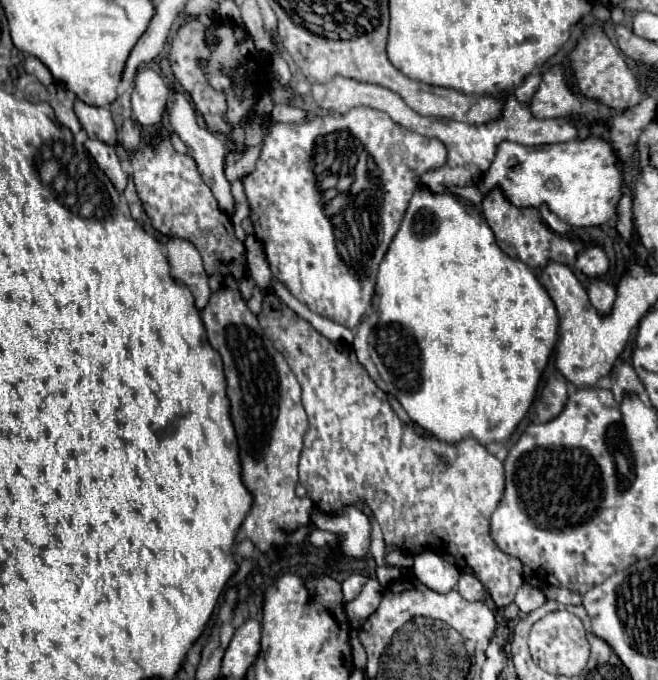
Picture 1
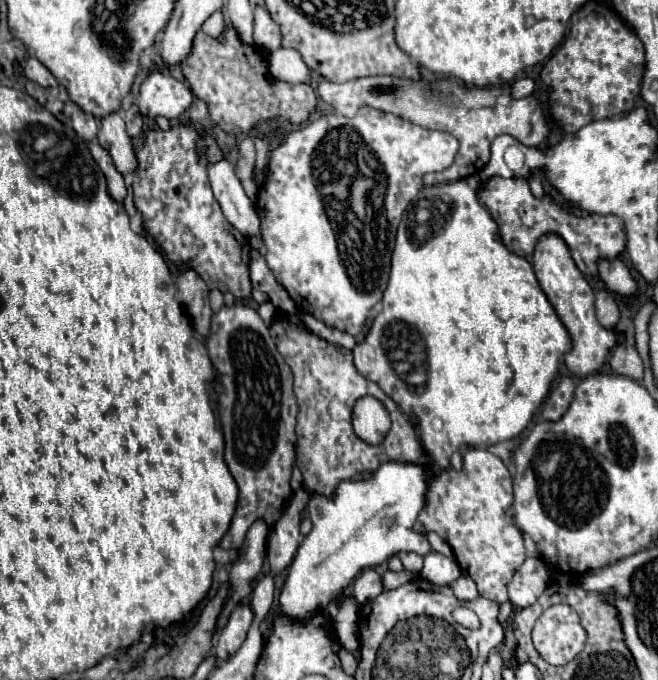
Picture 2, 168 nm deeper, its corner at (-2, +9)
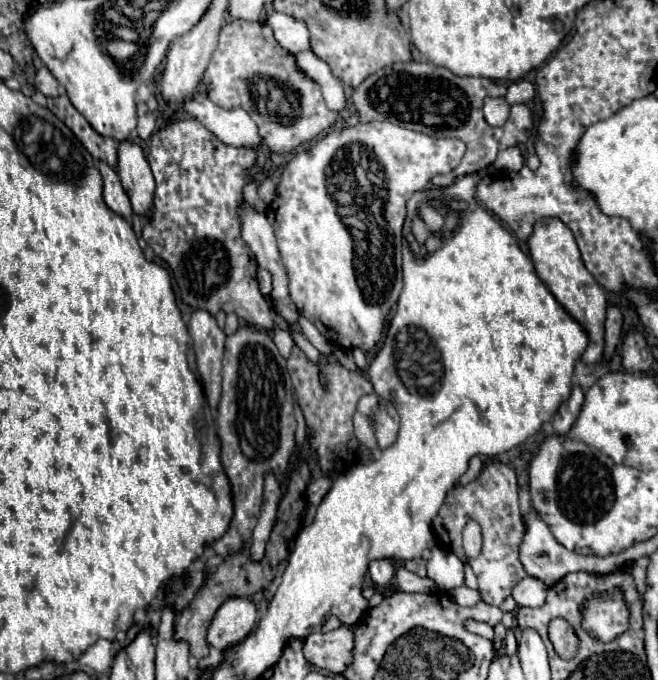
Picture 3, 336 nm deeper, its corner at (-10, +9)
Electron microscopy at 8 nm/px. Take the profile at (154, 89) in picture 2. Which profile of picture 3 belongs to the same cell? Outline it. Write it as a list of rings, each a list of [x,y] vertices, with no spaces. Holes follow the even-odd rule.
[[[196,93],[190,101],[176,109],[178,113],[192,115],[224,145],[230,147],[260,147],[258,127],[244,109],[222,109],[206,95]]]

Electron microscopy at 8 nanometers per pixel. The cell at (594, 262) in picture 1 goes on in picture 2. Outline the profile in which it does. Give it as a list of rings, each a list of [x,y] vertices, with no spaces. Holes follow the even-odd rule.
[[[600,259],[598,275],[606,283],[606,287],[620,295],[630,295],[636,291],[636,281],[620,259]]]

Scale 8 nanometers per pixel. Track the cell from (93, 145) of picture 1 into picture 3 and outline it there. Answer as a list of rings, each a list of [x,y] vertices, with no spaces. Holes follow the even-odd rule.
[[[98,163],[98,171],[104,179],[104,203],[108,205],[108,209],[112,209],[116,215],[124,217],[126,221],[132,219],[132,205],[130,205],[126,191],[120,185],[116,171],[112,171],[112,167],[108,167],[106,163]]]

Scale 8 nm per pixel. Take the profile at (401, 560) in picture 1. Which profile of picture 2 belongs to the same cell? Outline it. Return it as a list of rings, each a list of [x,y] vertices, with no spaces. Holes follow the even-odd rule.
[[[404,551],[404,553],[402,553],[402,563],[404,563],[404,569],[406,569],[406,571],[420,573],[422,557],[420,557],[420,555],[416,555],[416,553],[408,553],[408,551]]]

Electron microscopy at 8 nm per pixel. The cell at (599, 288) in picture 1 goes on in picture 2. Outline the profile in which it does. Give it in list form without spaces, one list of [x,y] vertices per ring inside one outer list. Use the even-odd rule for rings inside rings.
[[[600,289],[596,293],[596,317],[604,327],[614,327],[620,319],[618,305],[616,305],[612,293],[606,289]]]

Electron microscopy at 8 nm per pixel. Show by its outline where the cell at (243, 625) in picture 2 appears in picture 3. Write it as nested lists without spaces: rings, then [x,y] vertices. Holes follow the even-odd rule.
[[[230,597],[218,607],[208,627],[206,641],[222,651],[224,647],[230,647],[240,639],[244,639],[244,635],[252,631],[256,621],[258,621],[258,609],[250,599]]]

